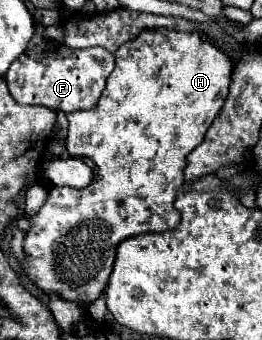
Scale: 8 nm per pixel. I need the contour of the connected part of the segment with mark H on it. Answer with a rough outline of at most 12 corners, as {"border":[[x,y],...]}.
{"border":[[199,32],[115,52],[29,216],[23,270],[95,302],[119,242],[175,230],[233,60]]}

